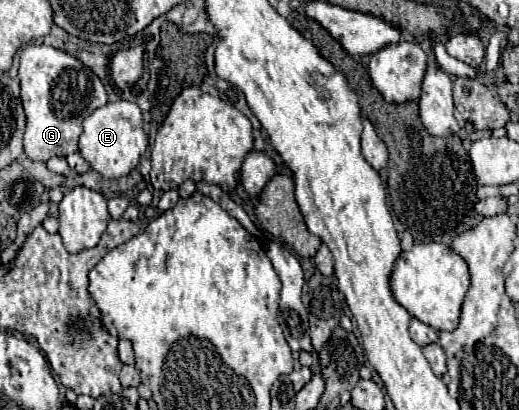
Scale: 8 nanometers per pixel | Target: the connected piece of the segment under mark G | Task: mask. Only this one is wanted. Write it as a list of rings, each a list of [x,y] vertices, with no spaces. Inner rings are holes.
[[[30,44],[20,50],[20,98],[26,112],[24,152],[30,160],[46,162],[52,156],[78,152],[82,120],[106,104],[106,90],[100,78],[78,58],[46,44]]]

